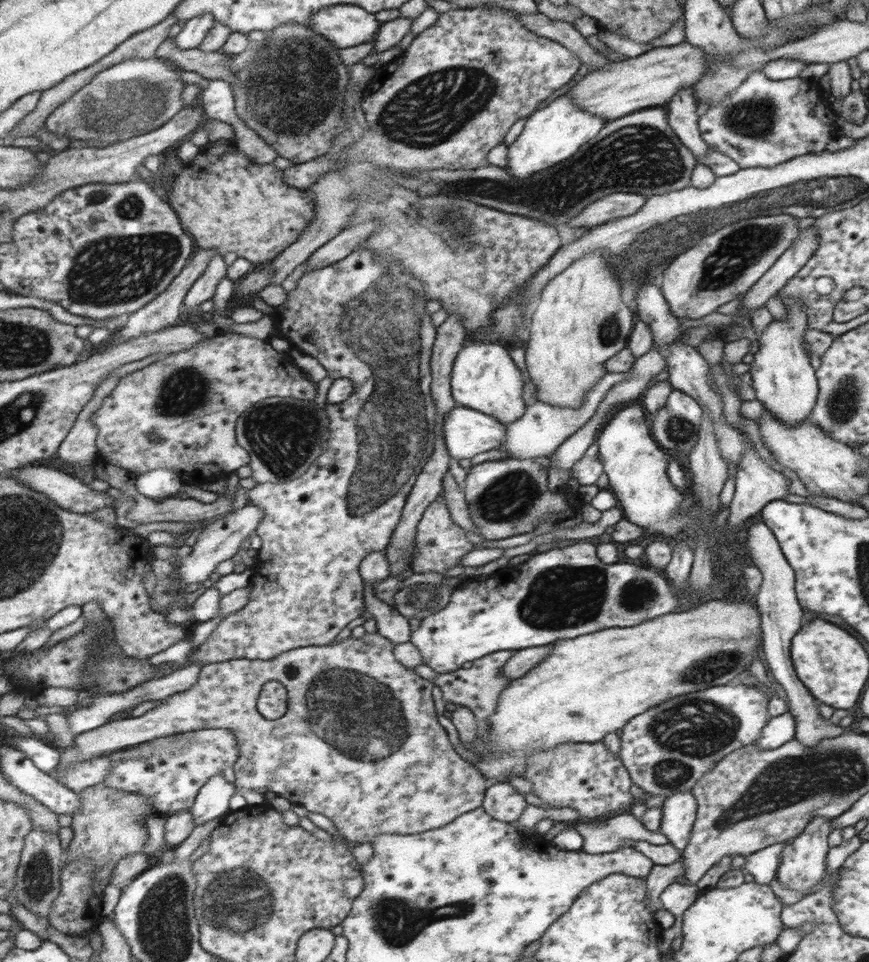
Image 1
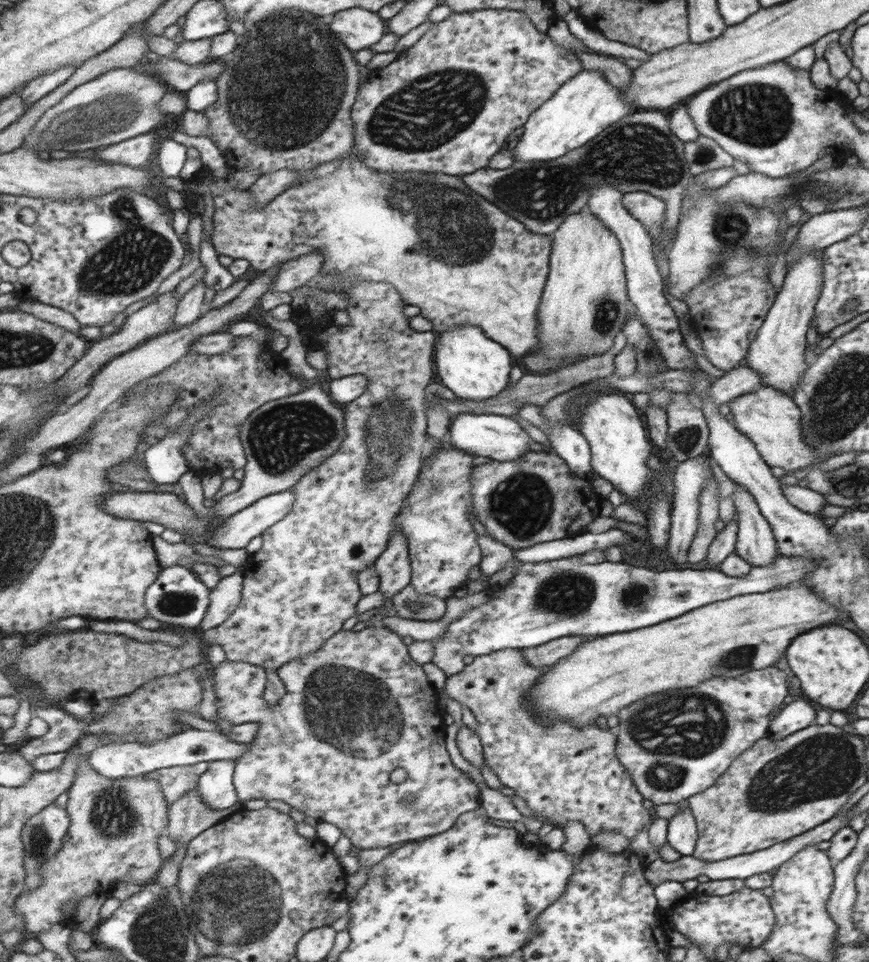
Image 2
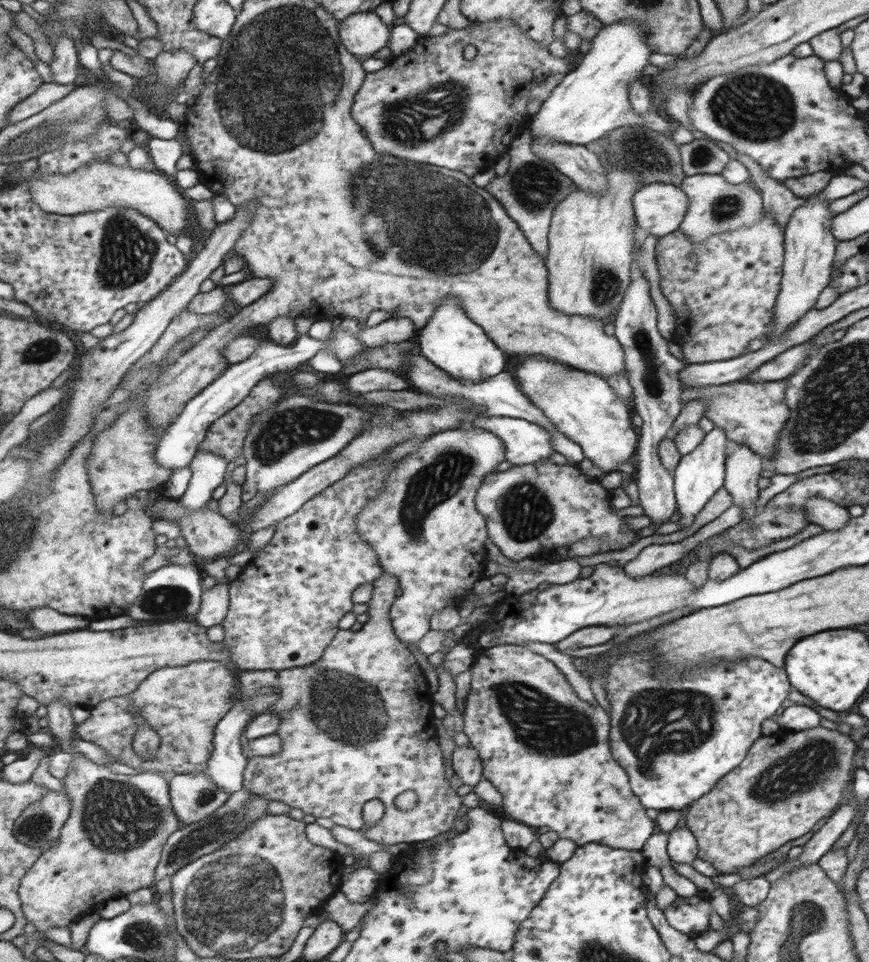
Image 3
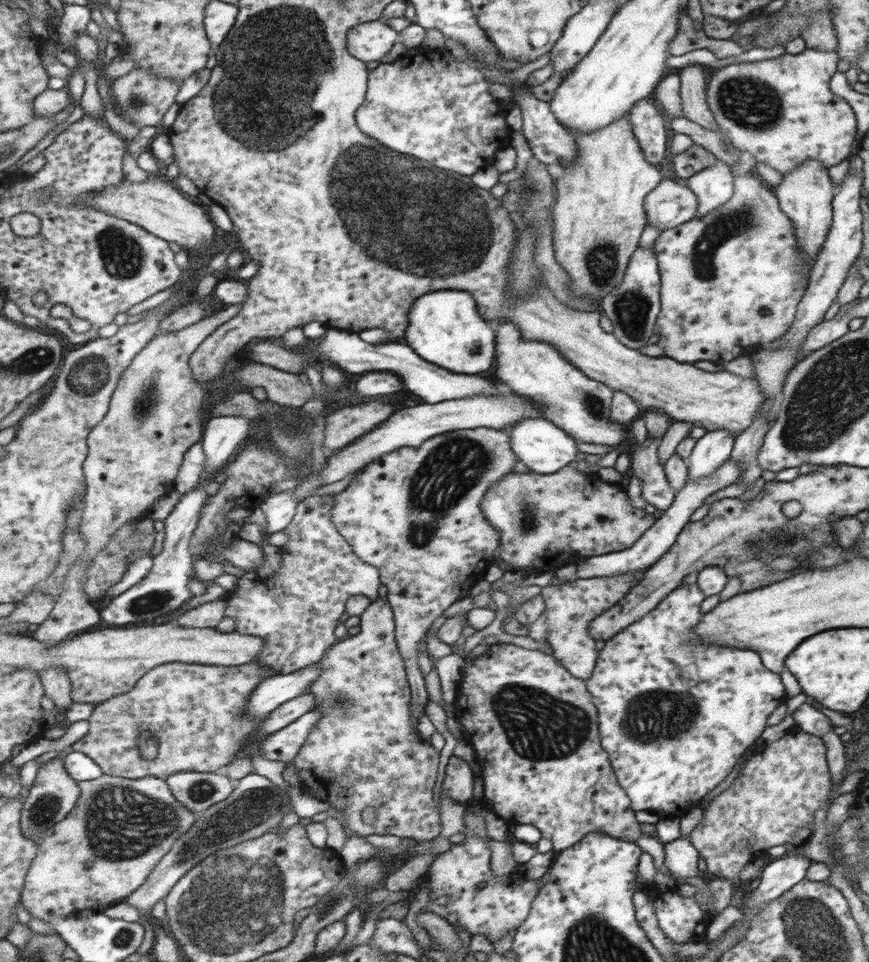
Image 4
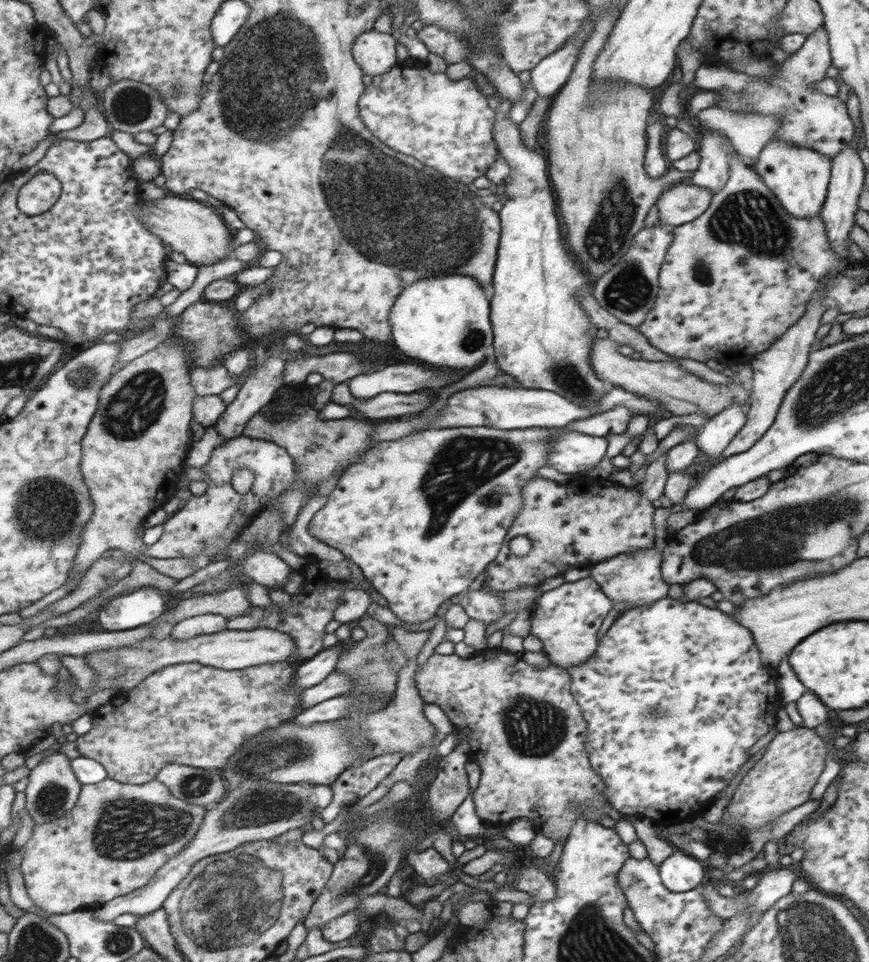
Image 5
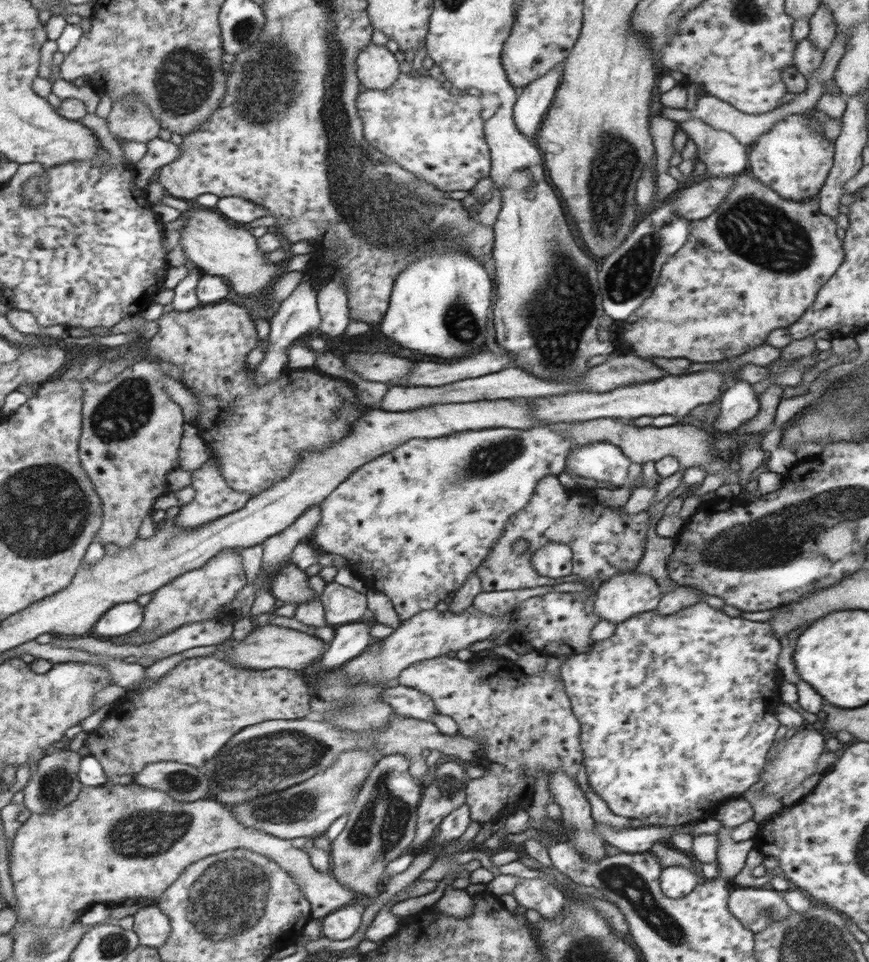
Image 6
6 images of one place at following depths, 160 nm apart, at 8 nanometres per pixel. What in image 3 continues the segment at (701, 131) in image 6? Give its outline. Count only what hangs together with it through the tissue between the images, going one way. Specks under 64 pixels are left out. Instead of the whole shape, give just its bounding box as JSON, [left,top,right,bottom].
[678,173,763,244]

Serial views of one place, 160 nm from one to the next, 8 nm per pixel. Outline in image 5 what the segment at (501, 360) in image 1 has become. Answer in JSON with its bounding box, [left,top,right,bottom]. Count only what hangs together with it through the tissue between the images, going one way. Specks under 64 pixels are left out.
[390,274,495,368]

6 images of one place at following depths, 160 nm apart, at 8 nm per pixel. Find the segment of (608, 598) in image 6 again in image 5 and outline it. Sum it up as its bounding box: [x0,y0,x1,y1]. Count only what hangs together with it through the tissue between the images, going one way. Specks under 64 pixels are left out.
[590,546,670,606]

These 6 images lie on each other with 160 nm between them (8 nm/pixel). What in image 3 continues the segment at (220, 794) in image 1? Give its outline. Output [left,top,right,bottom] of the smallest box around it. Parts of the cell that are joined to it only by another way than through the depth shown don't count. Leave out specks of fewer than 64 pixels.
[206,689,280,794]

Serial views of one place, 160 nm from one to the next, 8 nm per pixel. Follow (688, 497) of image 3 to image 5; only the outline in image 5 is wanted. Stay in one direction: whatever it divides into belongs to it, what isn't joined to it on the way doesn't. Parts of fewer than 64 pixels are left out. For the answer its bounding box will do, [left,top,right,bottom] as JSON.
[696,403,746,460]

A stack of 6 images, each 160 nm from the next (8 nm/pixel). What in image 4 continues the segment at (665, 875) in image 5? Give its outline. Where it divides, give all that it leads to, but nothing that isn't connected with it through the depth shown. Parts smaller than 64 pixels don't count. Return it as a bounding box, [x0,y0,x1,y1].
[664,836,702,879]

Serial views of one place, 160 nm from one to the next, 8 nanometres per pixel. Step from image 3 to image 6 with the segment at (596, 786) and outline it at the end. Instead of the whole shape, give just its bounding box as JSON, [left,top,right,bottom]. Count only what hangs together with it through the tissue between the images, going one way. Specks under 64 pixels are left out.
[398,655,583,823]

